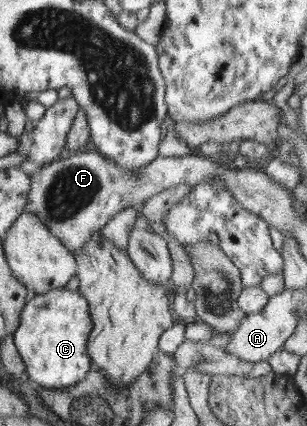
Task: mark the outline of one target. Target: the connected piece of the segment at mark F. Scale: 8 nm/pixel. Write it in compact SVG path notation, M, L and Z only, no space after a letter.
M94 149L65 159L59 159L39 168L29 176L31 189L24 212L32 212L49 227L71 254L79 254L91 235L101 230L125 207L133 207L149 200L187 178L193 164L193 154L175 158L157 158L139 172L125 172L115 161Z

